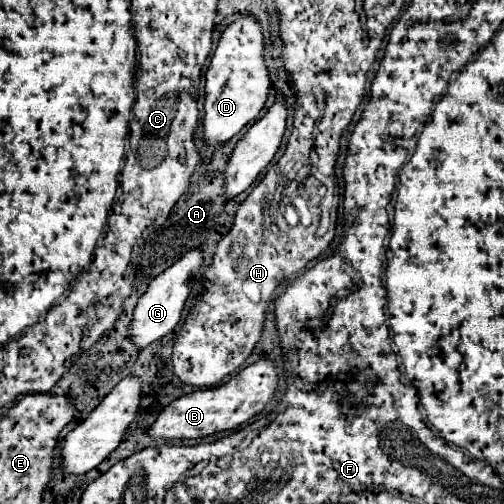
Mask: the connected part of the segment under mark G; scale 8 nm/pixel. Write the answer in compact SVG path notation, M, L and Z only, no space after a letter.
M191 250L181 260L177 260L171 268L167 268L165 272L161 272L157 278L151 280L147 292L139 298L139 302L137 302L135 310L133 310L133 320L131 320L129 330L127 330L131 342L139 350L147 348L151 342L155 342L155 340L159 340L165 334L175 330L175 326L181 320L181 312L183 312L183 306L185 306L185 300L189 298L191 278L197 272L197 268L201 266L201 262L203 262L201 250Z

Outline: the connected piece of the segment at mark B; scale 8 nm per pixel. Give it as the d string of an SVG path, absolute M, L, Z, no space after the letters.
M259 360L247 368L243 368L239 374L235 374L229 382L207 388L207 390L197 390L193 394L181 396L167 404L157 420L147 428L147 434L155 440L195 440L195 438L205 438L215 432L223 430L235 430L247 420L251 420L255 414L259 414L267 402L271 402L273 394L277 388L277 368L275 362L271 360Z

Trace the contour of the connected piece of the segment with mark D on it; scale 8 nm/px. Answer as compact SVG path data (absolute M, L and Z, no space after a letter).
M239 18L223 30L211 64L205 72L203 140L209 146L229 142L243 126L253 122L267 100L269 72L263 58L263 34L255 18Z

